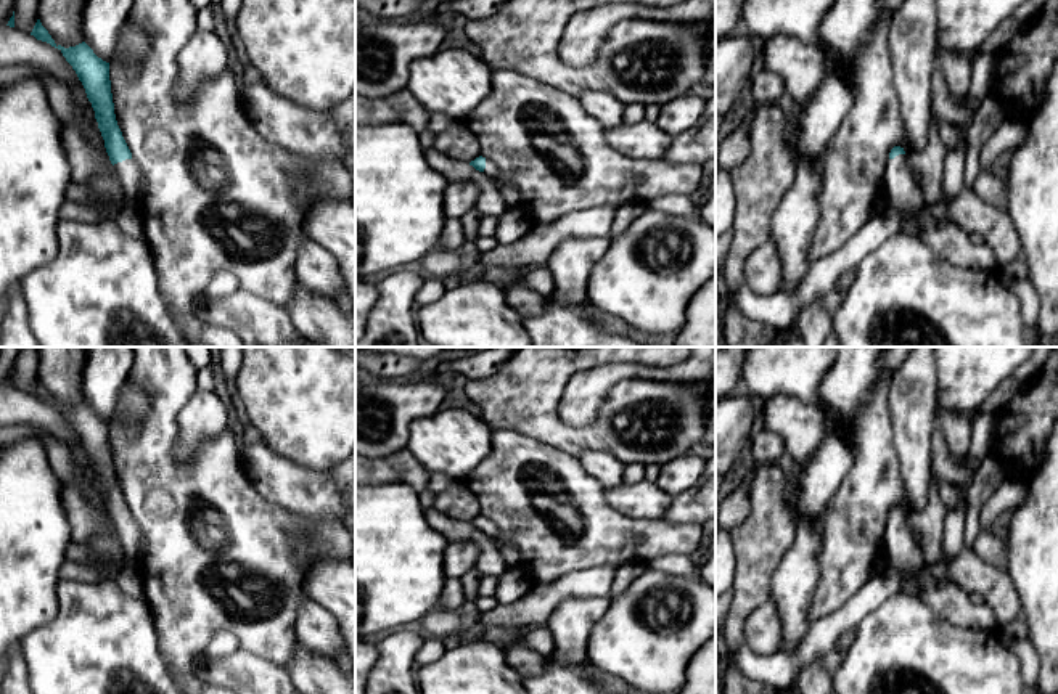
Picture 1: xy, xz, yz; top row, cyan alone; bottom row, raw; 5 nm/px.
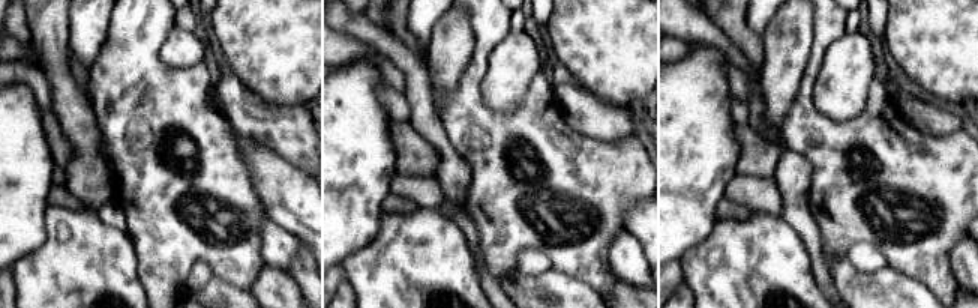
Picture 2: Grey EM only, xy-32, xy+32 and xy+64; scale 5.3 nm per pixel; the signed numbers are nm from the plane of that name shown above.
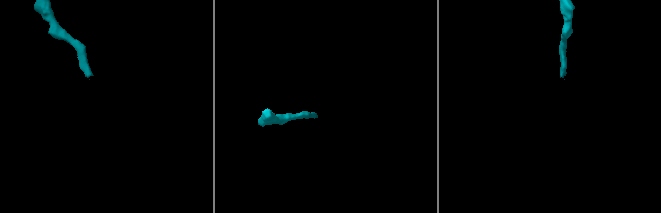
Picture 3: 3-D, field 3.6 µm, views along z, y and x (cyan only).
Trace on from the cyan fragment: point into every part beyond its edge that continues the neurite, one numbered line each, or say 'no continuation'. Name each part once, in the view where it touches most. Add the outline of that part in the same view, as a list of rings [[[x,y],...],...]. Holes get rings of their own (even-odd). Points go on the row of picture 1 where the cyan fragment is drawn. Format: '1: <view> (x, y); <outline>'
1: xy (131, 179); [[[125,159],[114,164],[119,183],[127,199],[127,207],[138,210],[141,196],[145,193],[145,180],[138,164],[133,159]]]

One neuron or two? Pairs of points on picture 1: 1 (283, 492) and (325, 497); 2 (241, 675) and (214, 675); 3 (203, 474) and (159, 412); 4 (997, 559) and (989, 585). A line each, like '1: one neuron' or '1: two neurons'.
1: one neuron
2: one neuron
3: one neuron
4: two neurons

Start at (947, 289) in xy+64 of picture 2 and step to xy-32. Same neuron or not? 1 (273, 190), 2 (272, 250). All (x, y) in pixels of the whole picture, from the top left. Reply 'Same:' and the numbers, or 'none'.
Same: none

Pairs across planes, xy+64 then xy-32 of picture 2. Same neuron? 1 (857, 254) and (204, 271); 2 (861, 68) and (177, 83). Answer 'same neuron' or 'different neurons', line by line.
1: same neuron
2: different neurons

